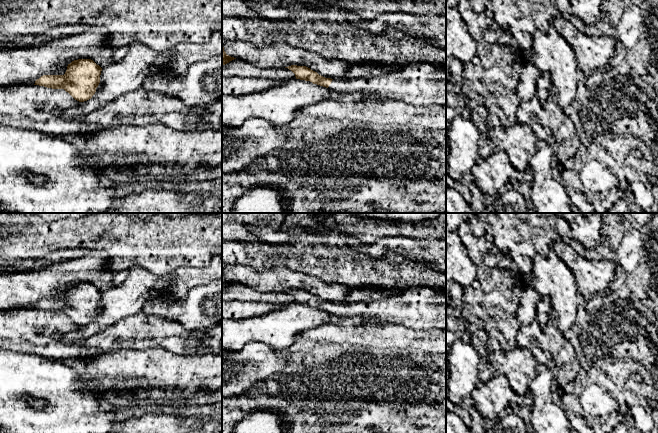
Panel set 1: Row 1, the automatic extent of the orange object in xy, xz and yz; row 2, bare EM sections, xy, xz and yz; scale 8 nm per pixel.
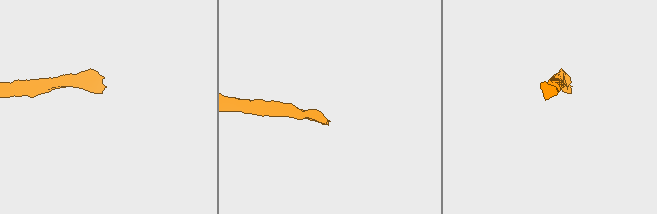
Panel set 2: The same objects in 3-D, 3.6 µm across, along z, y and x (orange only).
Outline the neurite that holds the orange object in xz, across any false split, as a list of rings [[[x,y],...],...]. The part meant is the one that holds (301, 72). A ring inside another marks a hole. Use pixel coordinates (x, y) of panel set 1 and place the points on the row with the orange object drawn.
[[[413,63],[398,71],[372,72],[353,80],[331,79],[306,66],[288,67],[296,79],[310,81],[339,93],[362,93],[366,100],[401,100],[406,104],[428,107],[446,104],[446,63]]]

